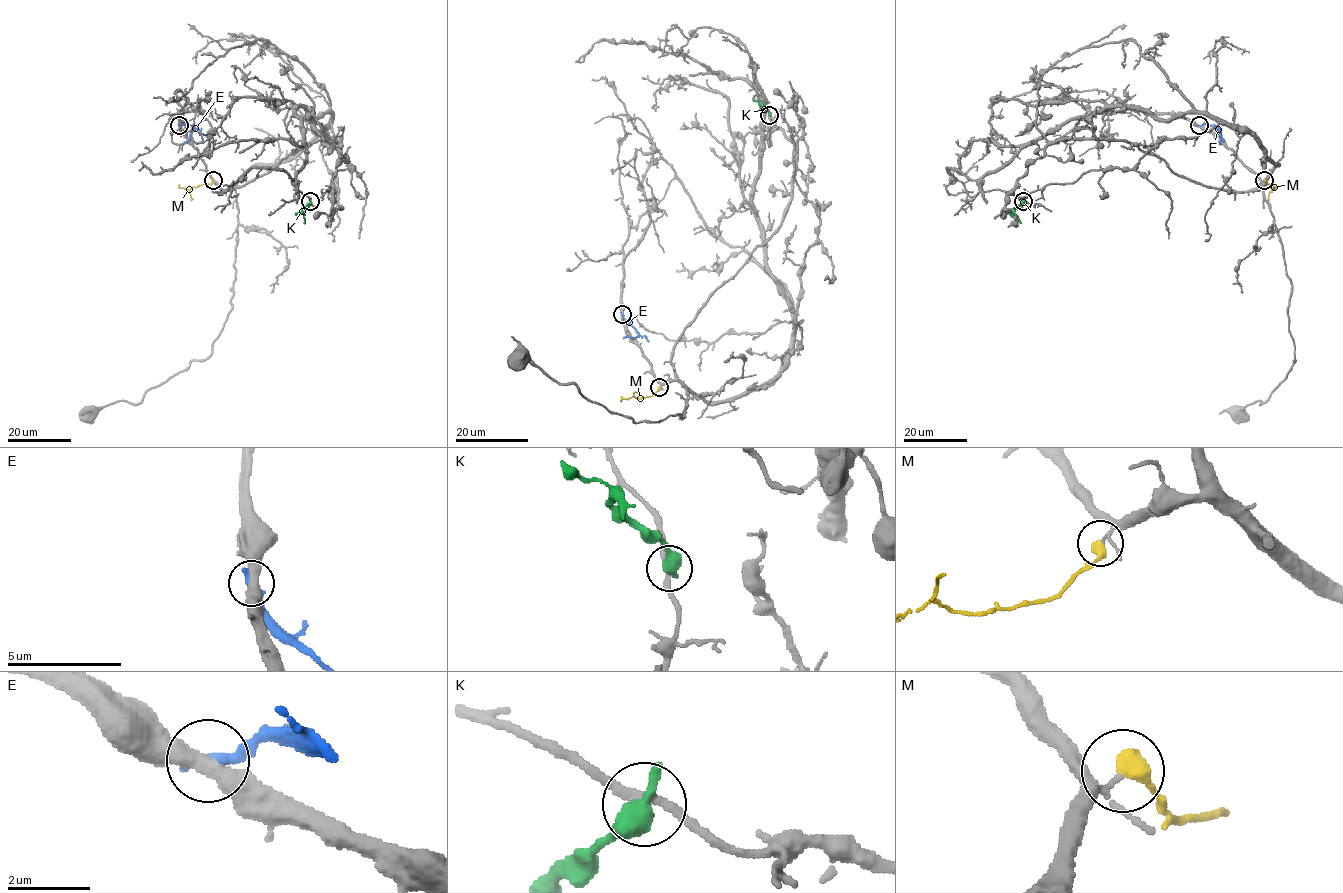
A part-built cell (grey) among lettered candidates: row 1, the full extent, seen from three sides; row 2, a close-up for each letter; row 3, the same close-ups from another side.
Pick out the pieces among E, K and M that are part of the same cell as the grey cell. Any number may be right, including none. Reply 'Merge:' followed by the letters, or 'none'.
Merge: M

